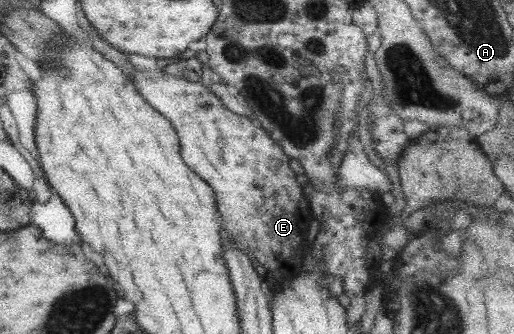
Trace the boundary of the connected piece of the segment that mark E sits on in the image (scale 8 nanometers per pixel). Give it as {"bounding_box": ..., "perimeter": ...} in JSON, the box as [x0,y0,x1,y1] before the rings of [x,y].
{"bounding_box":[132,68,313,297],"perimeter":[[[135,68],[132,84],[148,105],[172,125],[182,162],[214,191],[223,234],[234,247],[246,254],[254,272],[261,278],[267,297],[272,297],[279,282],[299,274],[305,257],[302,245],[313,220],[302,187],[296,183],[295,174],[288,166],[289,158],[257,123],[228,111],[220,99],[201,83],[174,78],[162,69],[149,72]]]}

